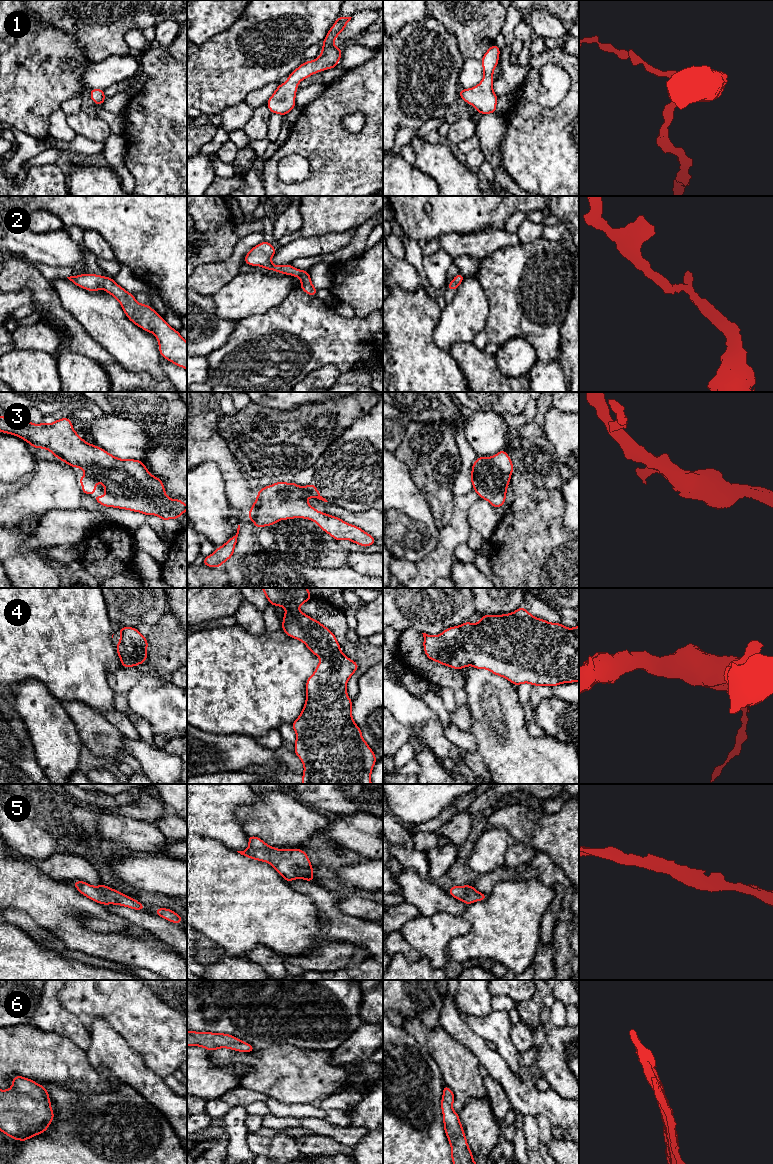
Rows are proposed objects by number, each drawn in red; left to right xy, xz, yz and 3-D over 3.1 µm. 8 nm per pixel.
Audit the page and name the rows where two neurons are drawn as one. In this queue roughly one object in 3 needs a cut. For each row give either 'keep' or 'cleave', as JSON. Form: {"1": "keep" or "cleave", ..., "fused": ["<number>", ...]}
{"1": "keep", "2": "keep", "3": "keep", "4": "keep", "5": "keep", "6": "keep", "fused": []}

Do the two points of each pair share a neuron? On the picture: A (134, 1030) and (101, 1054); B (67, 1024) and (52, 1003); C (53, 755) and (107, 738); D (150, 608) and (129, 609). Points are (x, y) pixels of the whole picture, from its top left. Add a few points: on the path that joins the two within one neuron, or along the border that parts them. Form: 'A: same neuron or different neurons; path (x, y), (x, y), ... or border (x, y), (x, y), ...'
A: different neurons; border (106, 1021), (139, 1054)
B: same neuron; path (62, 1019), (52, 1008)
C: different neurons; border (73, 721), (82, 743)
D: same neuron; path (145, 608), (134, 608)

